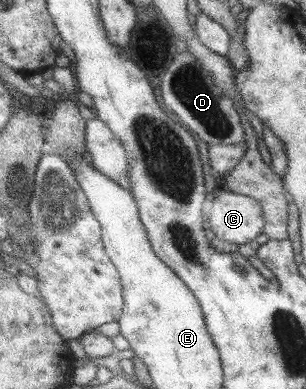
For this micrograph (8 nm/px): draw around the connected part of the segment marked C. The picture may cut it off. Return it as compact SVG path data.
M224 189L213 203L207 224L221 240L241 245L264 233L264 211L257 199Z

